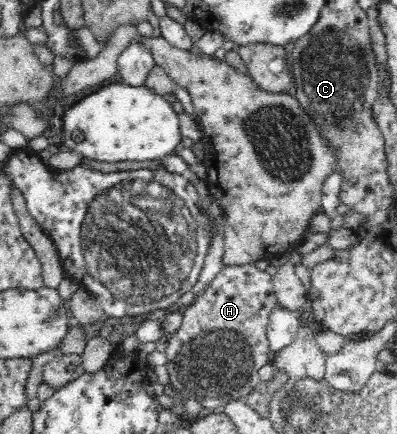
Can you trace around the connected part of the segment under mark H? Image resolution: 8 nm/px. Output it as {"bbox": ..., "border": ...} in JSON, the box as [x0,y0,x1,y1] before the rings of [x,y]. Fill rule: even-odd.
{"bbox":[165,264,279,411],"border":[[[255,264],[223,267],[213,282],[197,295],[193,303],[184,308],[182,324],[171,336],[165,338],[170,383],[178,394],[195,397],[210,411],[222,409],[230,400],[245,398],[248,392],[260,382],[258,371],[271,363],[266,328],[271,312],[279,308],[272,286],[272,276],[257,270]]]}

